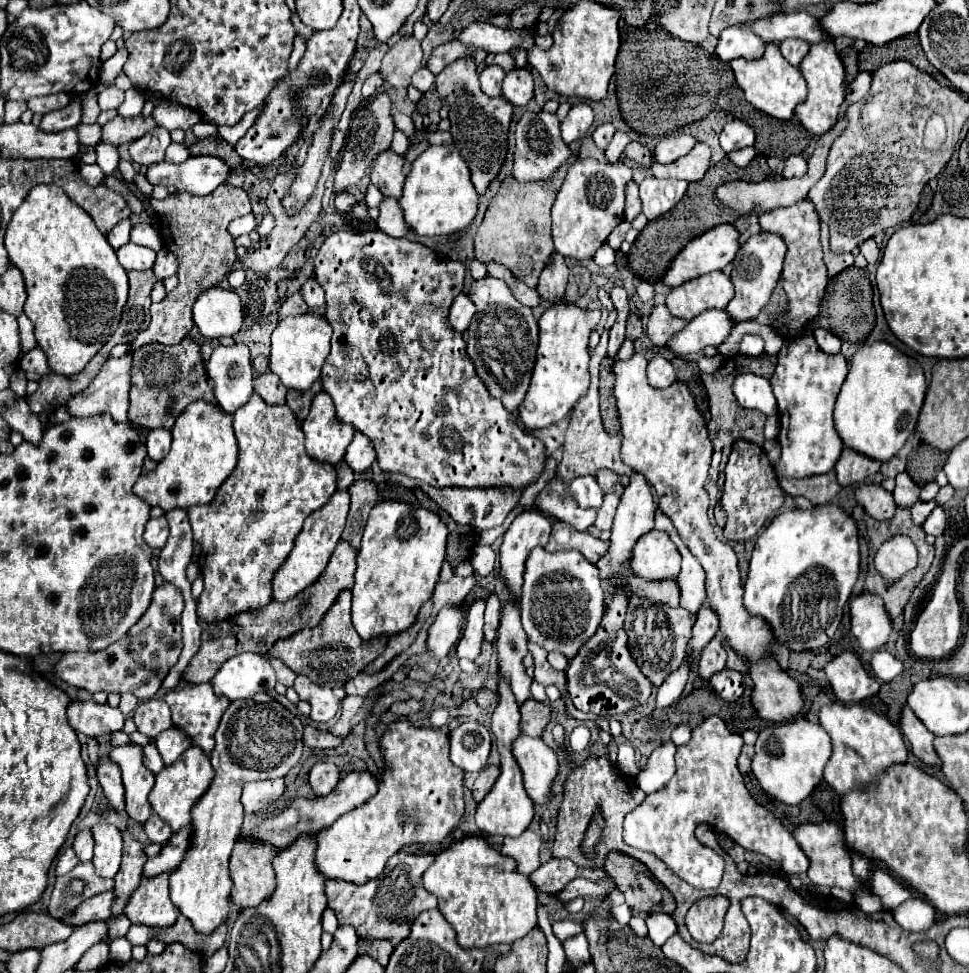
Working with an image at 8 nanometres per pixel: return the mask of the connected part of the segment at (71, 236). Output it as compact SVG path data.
M41 184L29 192L7 228L5 248L11 264L19 268L25 278L25 314L35 324L37 344L47 354L51 370L63 376L79 374L115 332L127 302L127 272L121 268L115 250L99 232L91 216L71 202L55 184Z

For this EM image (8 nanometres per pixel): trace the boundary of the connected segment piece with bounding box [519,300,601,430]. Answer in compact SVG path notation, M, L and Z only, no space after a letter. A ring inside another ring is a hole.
M559 300L551 308L547 308L539 320L539 346L537 346L537 362L533 368L531 384L523 406L519 408L519 420L527 430L545 428L561 422L577 404L577 400L587 392L589 386L589 352L587 340L595 324L599 322L601 312L581 310L565 300Z

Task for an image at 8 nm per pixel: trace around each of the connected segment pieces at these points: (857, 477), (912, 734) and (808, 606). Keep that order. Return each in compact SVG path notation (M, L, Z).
M843 448L843 454L835 464L835 474L837 474L837 482L845 488L845 486L859 486L867 482L871 476L879 472L879 468L881 468L879 462L851 448Z
M903 708L901 714L901 732L905 734L905 738L911 742L913 746L913 754L927 766L935 766L937 770L941 770L939 766L939 756L935 754L935 734L931 734L921 722L919 718L915 718L915 714L911 714L909 708Z
M817 506L815 510L787 510L779 514L765 532L757 538L749 576L745 582L745 608L763 618L775 636L775 640L787 646L791 652L809 652L825 646L835 636L843 608L851 596L851 590L859 576L859 542L857 524L837 506Z

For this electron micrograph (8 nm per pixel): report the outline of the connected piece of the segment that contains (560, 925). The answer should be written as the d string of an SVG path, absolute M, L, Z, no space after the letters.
M565 918L565 920L555 920L551 926L553 926L553 934L557 936L559 942L565 942L567 938L573 938L573 936L585 932L583 922L573 922L573 920L569 920L569 918Z

